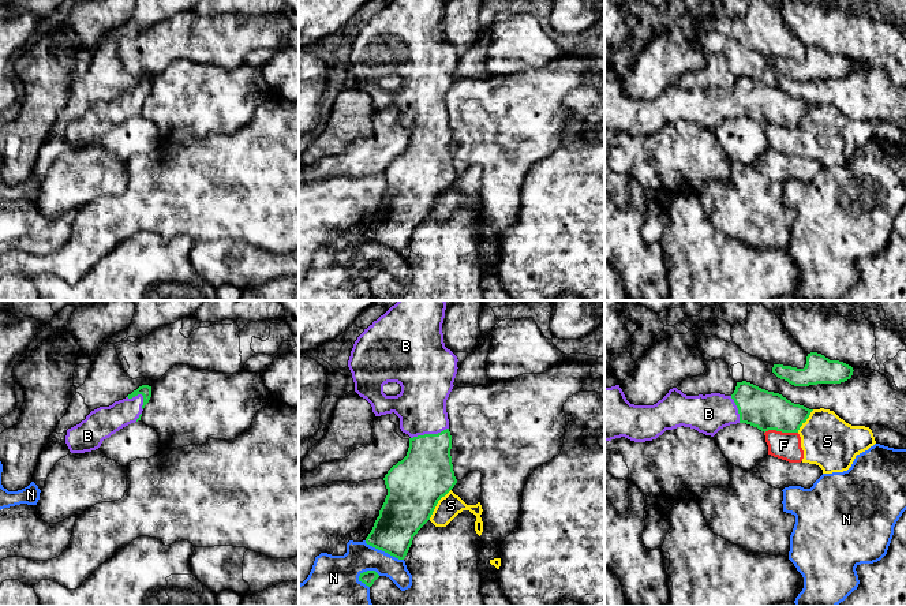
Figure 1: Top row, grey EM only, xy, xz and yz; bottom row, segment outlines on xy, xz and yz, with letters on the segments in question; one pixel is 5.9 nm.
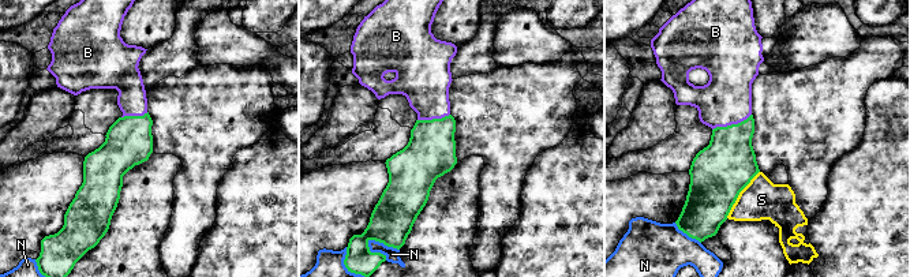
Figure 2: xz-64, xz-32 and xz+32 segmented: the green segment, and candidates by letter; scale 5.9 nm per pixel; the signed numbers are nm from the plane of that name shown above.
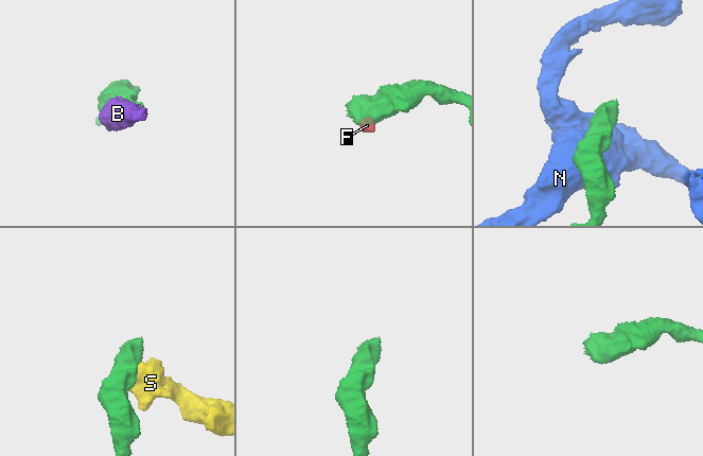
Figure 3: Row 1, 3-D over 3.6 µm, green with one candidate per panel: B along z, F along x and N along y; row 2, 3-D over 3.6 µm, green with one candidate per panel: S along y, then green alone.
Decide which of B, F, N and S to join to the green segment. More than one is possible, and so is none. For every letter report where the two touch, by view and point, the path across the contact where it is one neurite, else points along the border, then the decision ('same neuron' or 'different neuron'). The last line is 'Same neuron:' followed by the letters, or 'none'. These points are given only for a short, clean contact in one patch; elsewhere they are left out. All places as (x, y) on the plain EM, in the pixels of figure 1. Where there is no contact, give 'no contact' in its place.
B: xz (429, 128) | across xz (425, 169), (429, 157), (429, 128), (420, 100) | same neuron
F: yz (781, 124) | along yz (797, 126), (767, 124), (764, 127) | different neuron
N: xz (384, 244) | different neuron
S: xz (437, 197) | along xz (450, 183), (438, 195), (429, 213) | different neuron
Same neuron: B

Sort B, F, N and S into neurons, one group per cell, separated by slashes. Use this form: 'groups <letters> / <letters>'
groups B / F S / N

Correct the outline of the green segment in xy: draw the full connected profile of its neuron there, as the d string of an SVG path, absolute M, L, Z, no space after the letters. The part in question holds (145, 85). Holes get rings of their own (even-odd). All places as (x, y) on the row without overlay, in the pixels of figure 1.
M142 79L126 93L91 105L85 115L67 124L65 138L71 147L96 145L120 123L141 115L151 91L151 81Z

